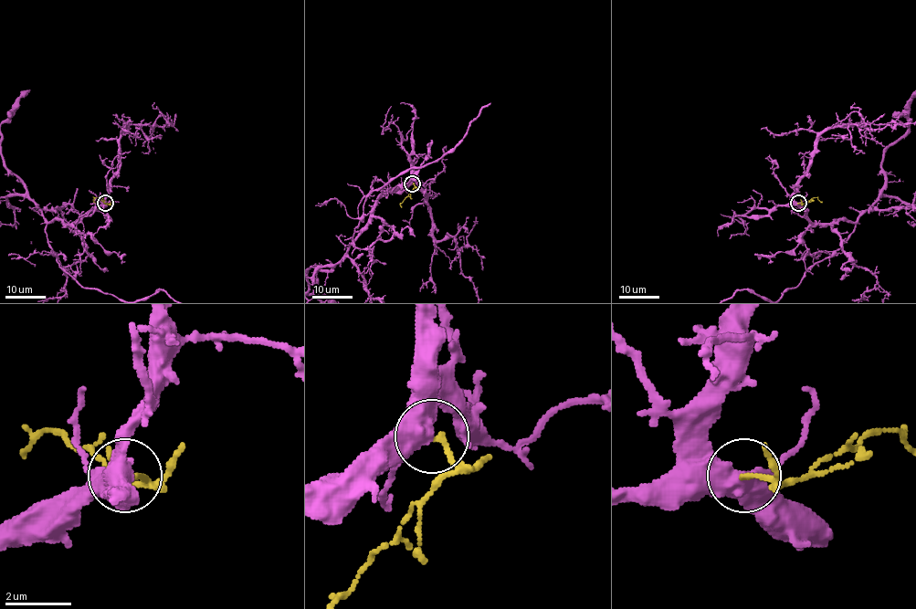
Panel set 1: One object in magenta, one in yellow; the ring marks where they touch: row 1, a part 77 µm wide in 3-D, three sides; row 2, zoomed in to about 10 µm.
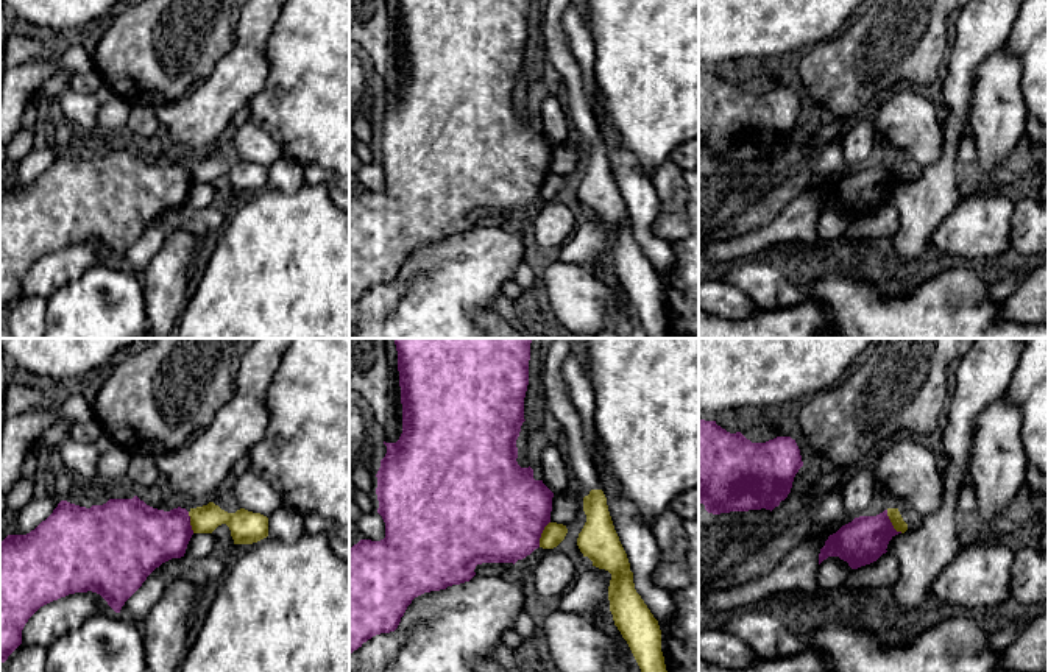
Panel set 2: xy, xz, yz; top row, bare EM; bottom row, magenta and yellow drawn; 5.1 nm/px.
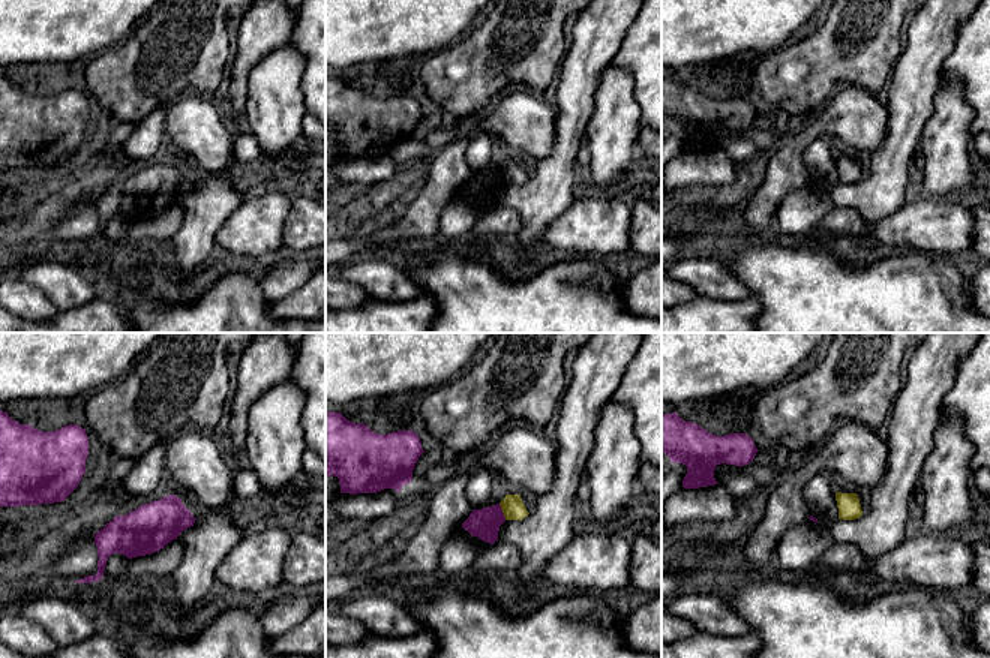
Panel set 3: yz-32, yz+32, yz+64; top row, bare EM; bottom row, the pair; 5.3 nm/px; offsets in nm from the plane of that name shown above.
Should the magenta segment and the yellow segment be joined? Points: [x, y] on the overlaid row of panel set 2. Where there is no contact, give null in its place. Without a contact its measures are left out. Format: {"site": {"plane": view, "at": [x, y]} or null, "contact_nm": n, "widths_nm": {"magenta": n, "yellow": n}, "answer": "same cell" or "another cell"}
{"site": {"plane": "yz", "at": [891, 523]}, "contact_nm": 150, "widths_nm": {"magenta": 240, "yellow": 70}, "answer": "another cell"}

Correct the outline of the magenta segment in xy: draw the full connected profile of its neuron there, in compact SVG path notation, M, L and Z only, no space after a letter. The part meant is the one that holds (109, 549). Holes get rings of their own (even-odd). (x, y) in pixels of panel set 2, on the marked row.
M137 496L109 499L90 508L61 500L30 533L8 535L0 543L0 663L22 644L28 619L53 600L92 591L120 613L156 568L184 557L192 535L186 508L158 510Z

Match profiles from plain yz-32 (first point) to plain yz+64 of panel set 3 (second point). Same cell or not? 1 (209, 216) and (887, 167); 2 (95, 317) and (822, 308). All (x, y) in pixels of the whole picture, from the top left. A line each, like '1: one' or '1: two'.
1: one
2: two

